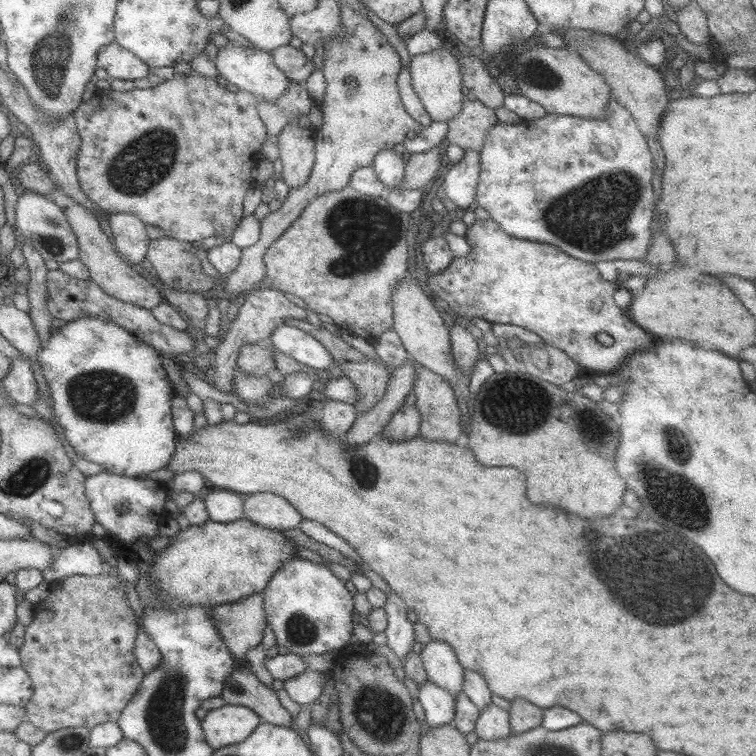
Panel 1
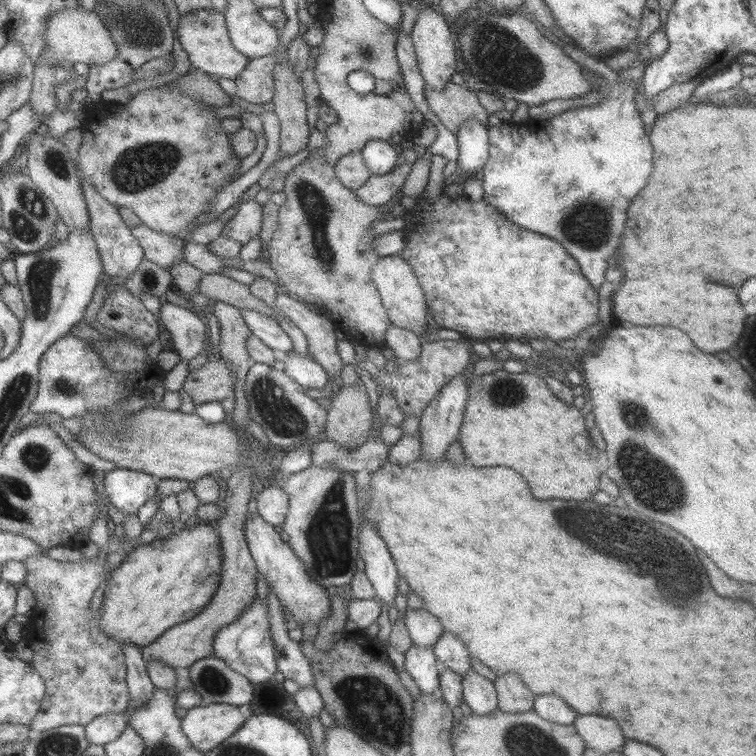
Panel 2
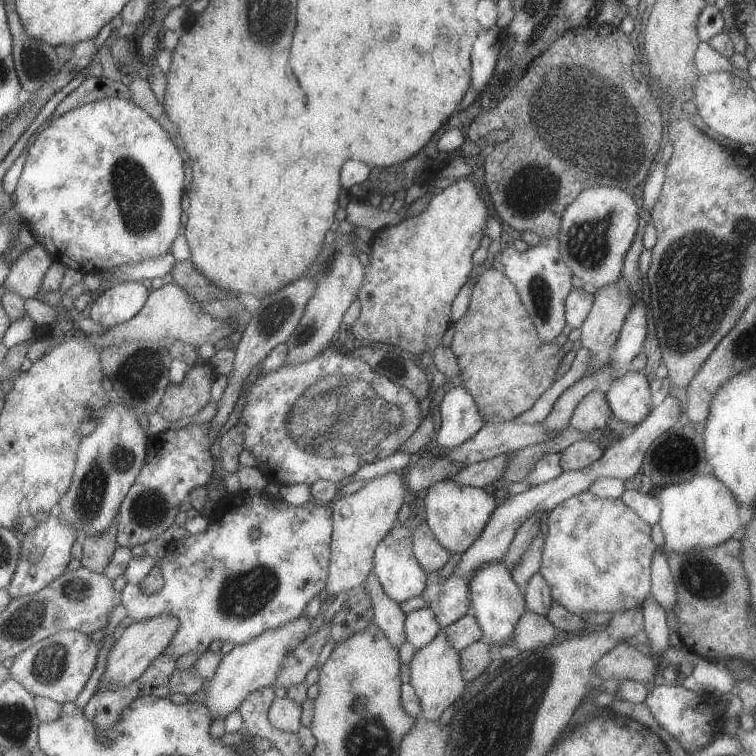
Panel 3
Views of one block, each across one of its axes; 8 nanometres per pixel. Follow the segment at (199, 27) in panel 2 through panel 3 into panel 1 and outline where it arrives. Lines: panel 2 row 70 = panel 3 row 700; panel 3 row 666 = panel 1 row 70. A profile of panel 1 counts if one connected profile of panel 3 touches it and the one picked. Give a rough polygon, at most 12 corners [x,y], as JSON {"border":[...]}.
{"border":[[231,41],[214,62],[222,82],[274,101],[292,82],[271,53]]}

